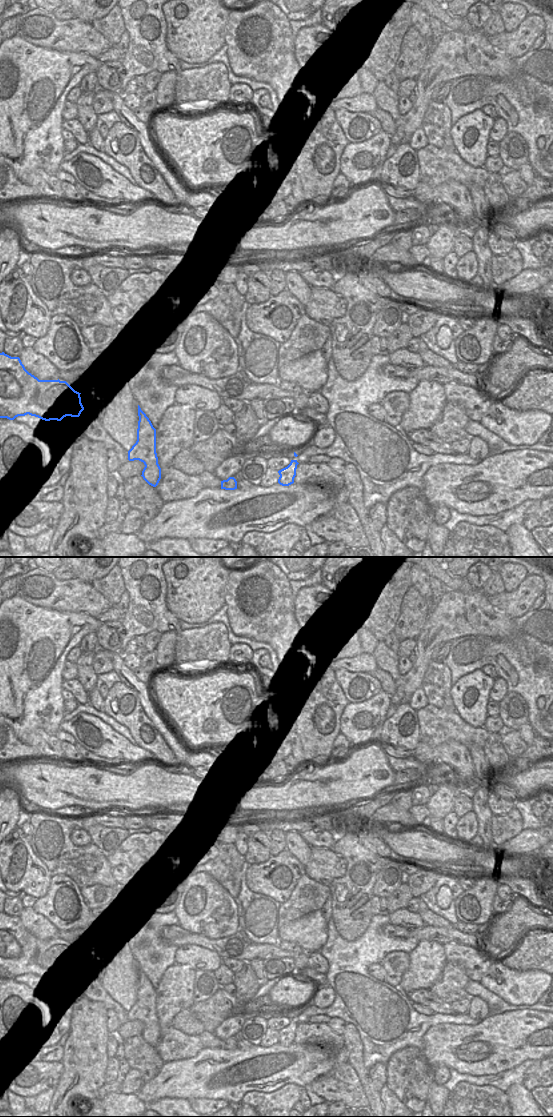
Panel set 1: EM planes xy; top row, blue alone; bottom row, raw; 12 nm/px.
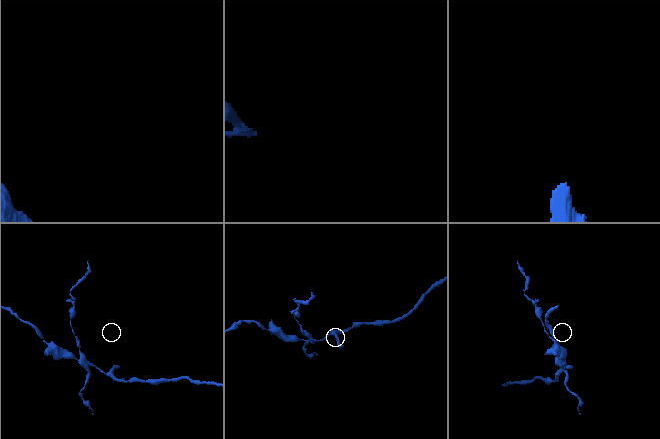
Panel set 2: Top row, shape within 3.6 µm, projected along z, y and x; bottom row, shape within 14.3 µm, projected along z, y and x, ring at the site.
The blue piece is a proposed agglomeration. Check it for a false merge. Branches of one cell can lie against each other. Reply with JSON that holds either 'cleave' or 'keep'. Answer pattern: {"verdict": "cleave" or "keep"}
{"verdict": "cleave"}

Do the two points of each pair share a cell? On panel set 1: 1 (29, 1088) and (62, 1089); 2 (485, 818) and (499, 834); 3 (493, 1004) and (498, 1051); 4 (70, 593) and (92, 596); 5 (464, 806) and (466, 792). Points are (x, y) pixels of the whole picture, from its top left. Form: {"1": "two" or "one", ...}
{"1": "two", "2": "two", "3": "two", "4": "one", "5": "one"}

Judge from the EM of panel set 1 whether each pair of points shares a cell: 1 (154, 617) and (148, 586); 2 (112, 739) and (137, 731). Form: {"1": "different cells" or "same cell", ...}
{"1": "same cell", "2": "different cells"}

